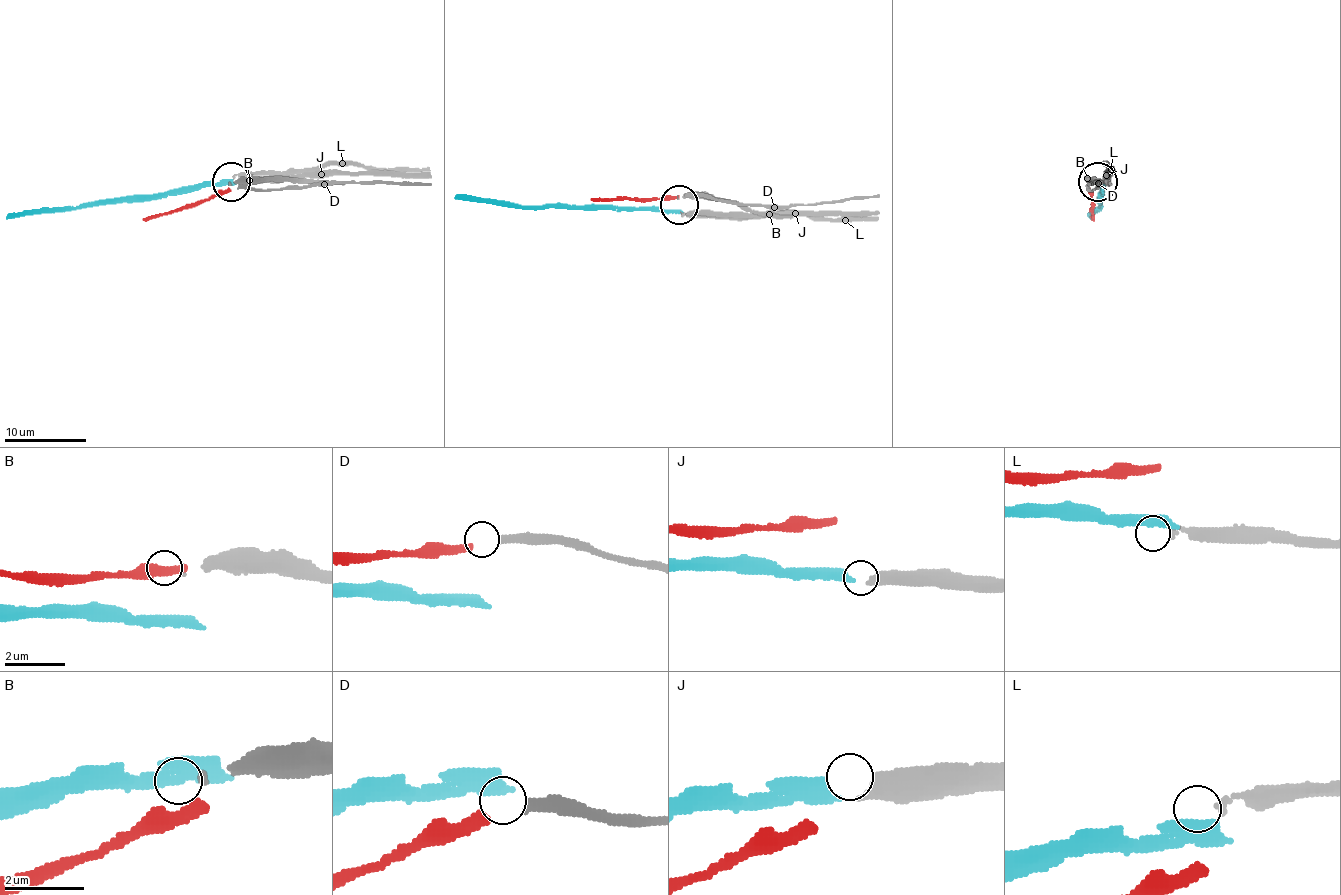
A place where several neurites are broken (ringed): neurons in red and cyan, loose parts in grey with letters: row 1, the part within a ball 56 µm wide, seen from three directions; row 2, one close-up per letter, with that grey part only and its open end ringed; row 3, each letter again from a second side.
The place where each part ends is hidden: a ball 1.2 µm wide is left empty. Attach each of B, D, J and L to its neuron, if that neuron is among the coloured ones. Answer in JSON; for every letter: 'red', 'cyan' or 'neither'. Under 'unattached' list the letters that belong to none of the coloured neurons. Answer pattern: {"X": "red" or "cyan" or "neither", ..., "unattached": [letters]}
{"B": "neither", "D": "red", "J": "cyan", "L": "neither", "unattached": ["B", "L"]}

